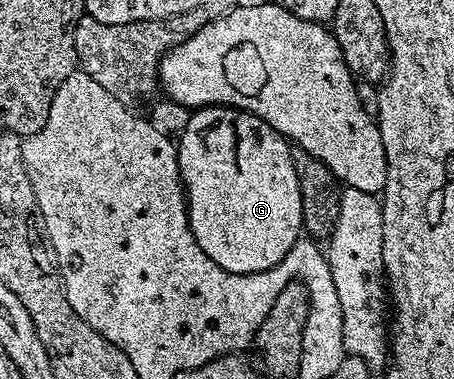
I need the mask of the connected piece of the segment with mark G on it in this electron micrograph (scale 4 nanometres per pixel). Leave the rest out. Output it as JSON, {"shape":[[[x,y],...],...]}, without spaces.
{"shape":[[[215,106],[212,108],[196,108],[189,113],[186,125],[182,128],[182,137],[177,137],[178,145],[178,165],[182,175],[182,186],[186,194],[186,210],[190,214],[190,229],[200,242],[200,250],[216,262],[224,270],[232,274],[252,274],[253,272],[263,272],[278,263],[287,256],[299,243],[303,235],[302,226],[302,203],[300,202],[300,182],[296,182],[296,166],[292,166],[292,154],[290,153],[291,145],[285,136],[282,136],[268,122],[264,122],[258,116],[253,116],[250,112],[244,112],[240,108],[223,108]]]}

